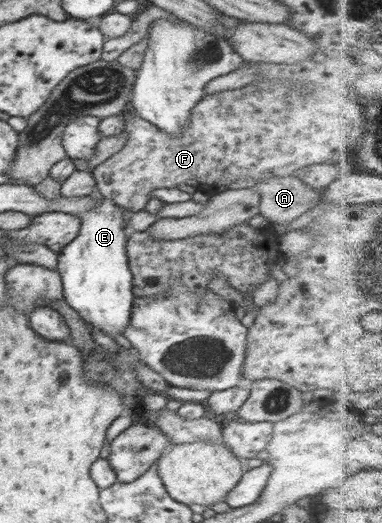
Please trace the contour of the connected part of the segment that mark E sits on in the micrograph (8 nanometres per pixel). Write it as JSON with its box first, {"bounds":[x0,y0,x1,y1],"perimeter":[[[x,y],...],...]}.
{"bounds":[57,197,135,336],"perimeter":[[[101,197],[90,210],[77,216],[80,219],[79,233],[58,254],[57,267],[62,279],[64,300],[87,324],[109,336],[123,335],[129,325],[135,299],[126,252],[128,211],[113,200]]]}

